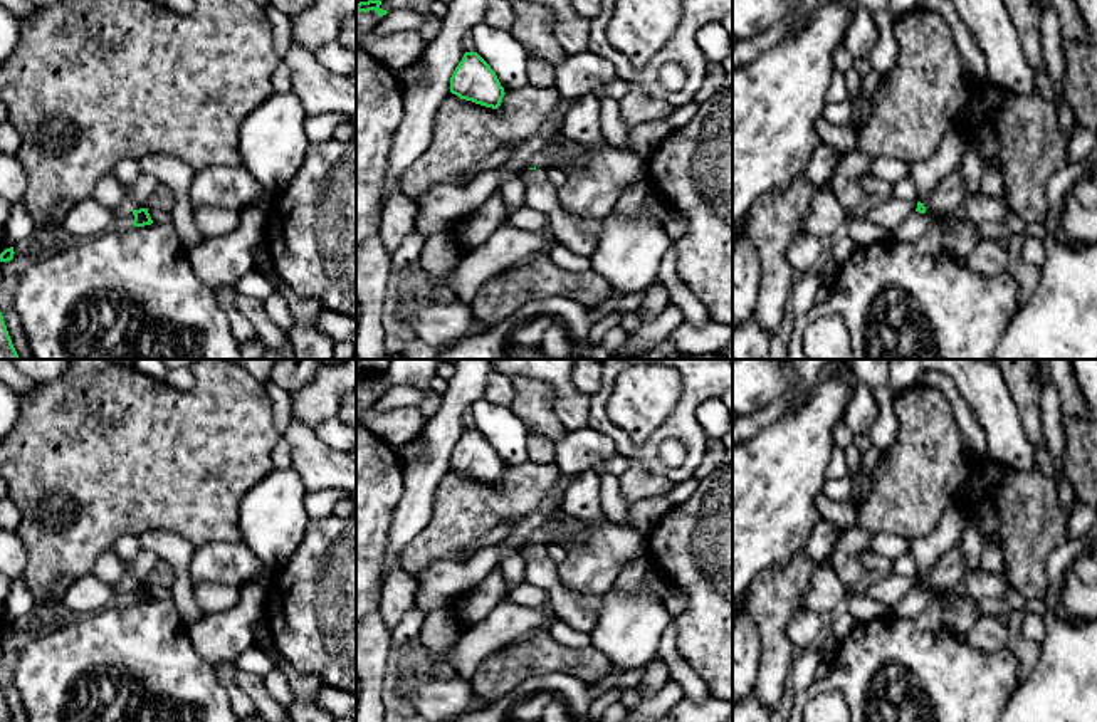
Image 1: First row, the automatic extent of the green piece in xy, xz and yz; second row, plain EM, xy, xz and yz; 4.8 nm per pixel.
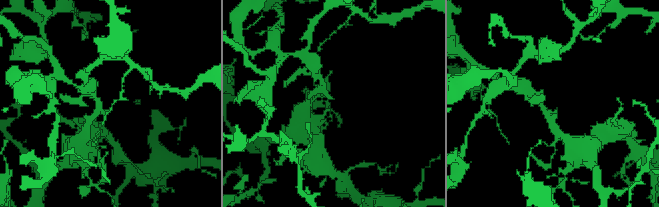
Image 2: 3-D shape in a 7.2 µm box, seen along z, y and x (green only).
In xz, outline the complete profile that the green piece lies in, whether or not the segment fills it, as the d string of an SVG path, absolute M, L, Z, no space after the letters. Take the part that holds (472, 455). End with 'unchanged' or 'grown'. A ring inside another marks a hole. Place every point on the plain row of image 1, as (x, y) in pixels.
M477 428L464 430L450 453L450 468L492 485L501 482L506 470L496 448Z; unchanged

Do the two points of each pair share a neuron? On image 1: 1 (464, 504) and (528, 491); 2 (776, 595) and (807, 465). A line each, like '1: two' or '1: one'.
1: one
2: two

